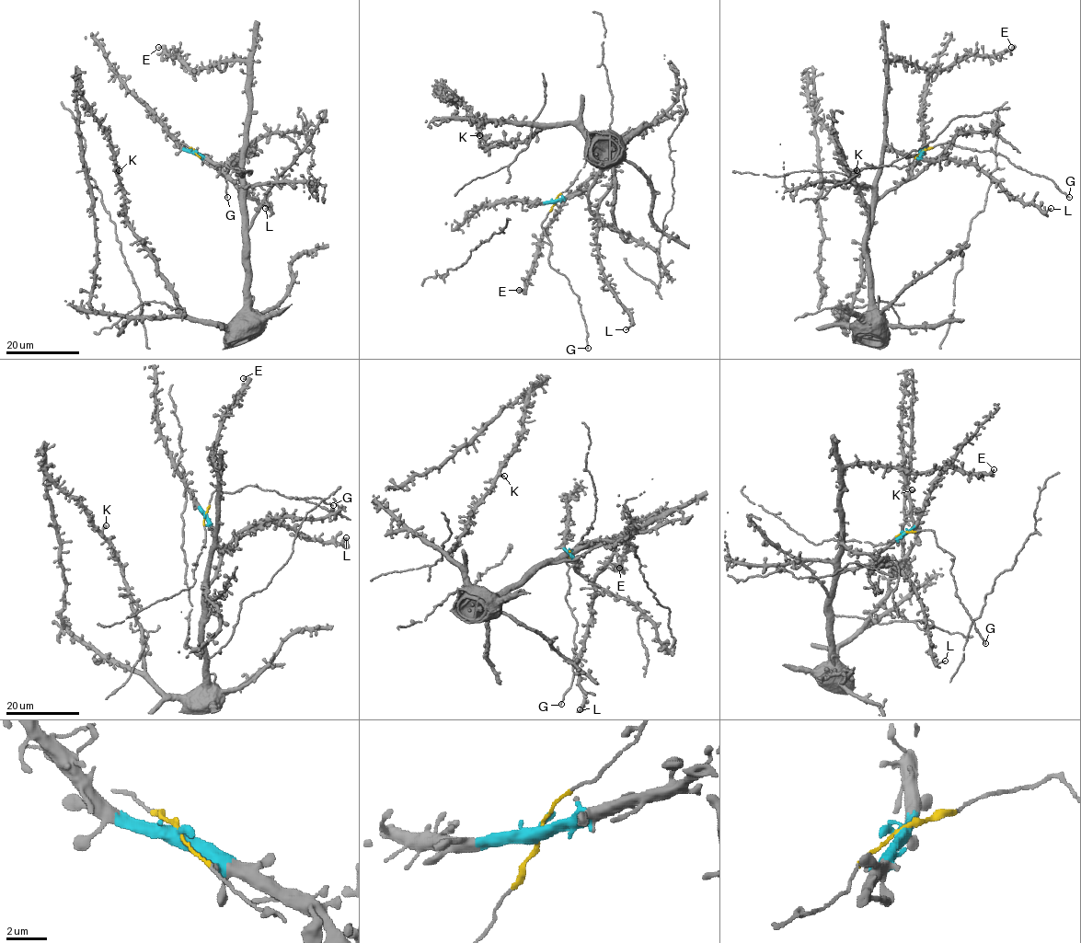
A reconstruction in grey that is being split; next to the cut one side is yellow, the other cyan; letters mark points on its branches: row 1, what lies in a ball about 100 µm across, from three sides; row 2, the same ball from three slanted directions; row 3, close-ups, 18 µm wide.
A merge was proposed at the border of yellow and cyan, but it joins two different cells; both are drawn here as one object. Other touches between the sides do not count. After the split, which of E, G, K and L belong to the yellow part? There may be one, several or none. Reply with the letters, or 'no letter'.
G

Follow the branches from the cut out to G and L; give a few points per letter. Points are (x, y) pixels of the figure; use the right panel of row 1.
G: (923, 151), (951, 142), (964, 148), (999, 154), (1017, 167), (1033, 175), (1047, 177), (1069, 197)
L: (923, 152), (914, 175), (918, 176), (938, 157), (972, 162), (1011, 197), (1032, 202), (1042, 211), (1051, 208)

